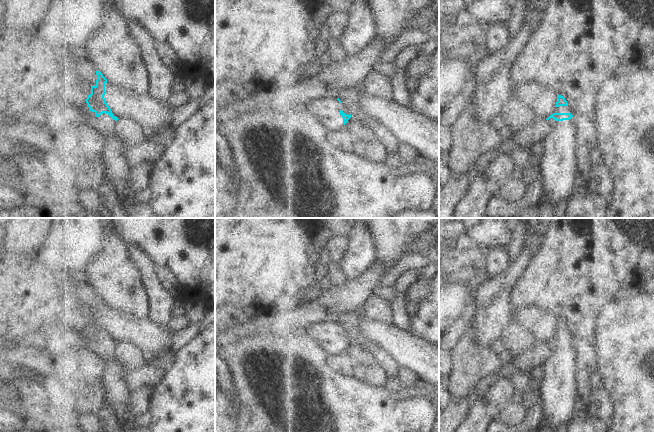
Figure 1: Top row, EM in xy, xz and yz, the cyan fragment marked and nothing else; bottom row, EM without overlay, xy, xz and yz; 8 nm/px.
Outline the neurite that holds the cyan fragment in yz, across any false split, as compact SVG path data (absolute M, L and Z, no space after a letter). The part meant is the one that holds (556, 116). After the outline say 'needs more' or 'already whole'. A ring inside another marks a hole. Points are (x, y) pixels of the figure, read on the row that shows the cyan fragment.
M557 95L555 106L554 113L546 119L550 131L542 143L544 151L540 164L545 192L552 205L570 193L577 167L574 148L577 130L572 120L573 115L563 96Z; needs more

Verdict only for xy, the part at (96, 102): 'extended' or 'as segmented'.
extended

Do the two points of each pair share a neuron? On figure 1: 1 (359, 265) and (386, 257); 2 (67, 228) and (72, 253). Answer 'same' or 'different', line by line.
1: different
2: same

